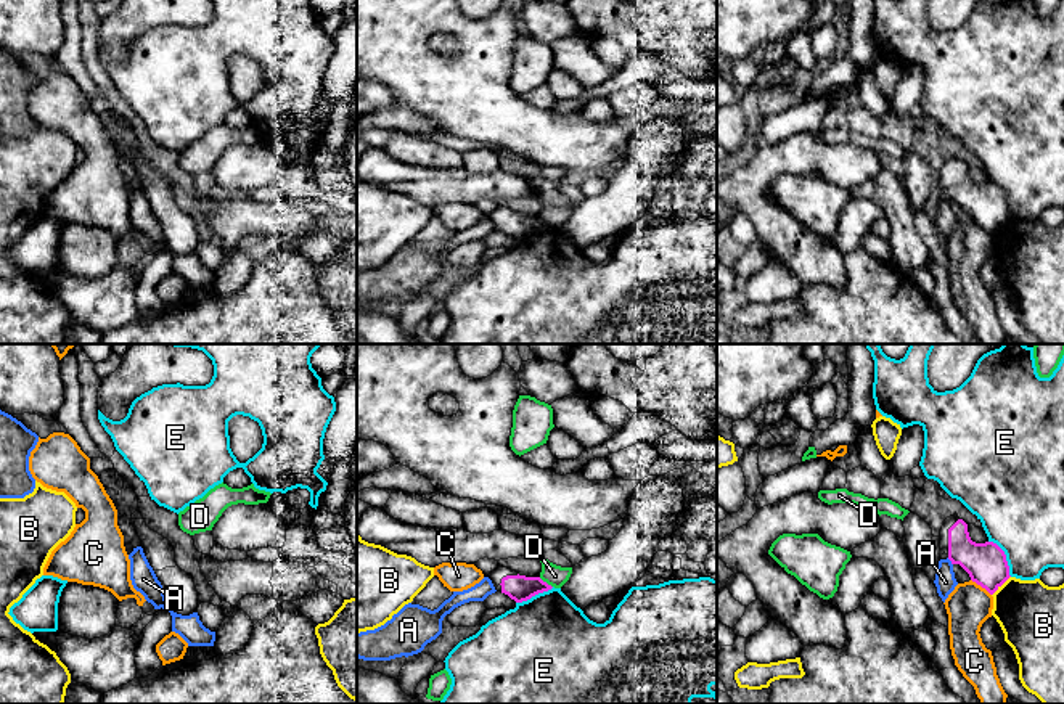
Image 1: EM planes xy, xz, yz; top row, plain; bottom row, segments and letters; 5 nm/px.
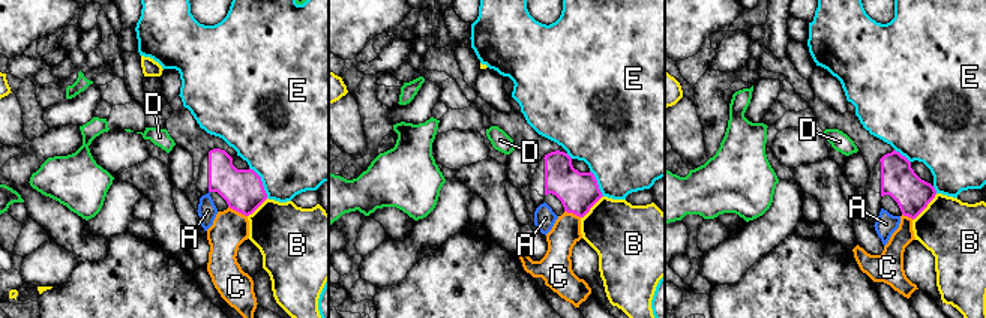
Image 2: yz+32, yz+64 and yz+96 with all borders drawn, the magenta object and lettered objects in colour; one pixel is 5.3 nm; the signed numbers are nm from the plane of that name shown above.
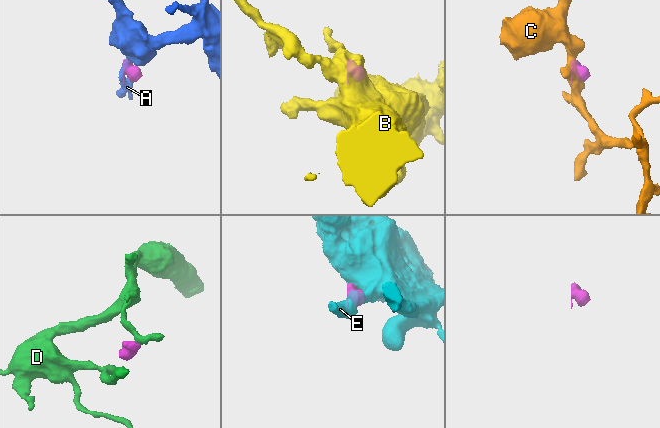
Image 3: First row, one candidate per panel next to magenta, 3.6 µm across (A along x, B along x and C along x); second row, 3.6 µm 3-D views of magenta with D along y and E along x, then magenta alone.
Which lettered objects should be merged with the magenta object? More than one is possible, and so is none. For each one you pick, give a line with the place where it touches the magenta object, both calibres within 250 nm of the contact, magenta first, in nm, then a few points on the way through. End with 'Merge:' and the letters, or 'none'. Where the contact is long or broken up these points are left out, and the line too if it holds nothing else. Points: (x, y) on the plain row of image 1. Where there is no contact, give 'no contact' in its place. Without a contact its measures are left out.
Merge: none

